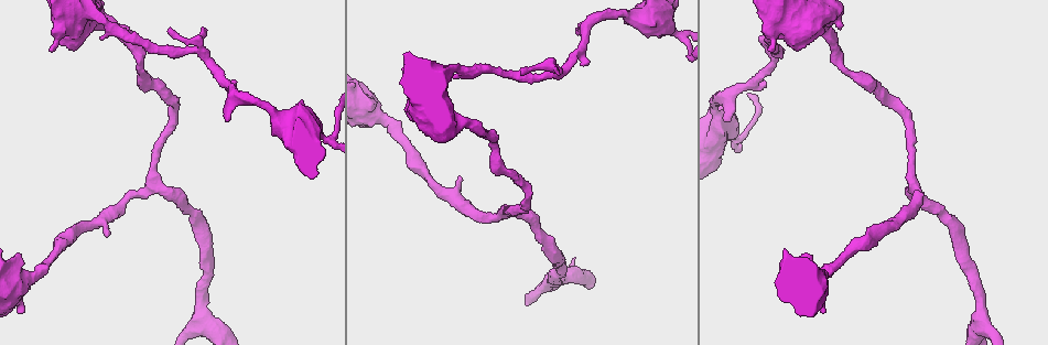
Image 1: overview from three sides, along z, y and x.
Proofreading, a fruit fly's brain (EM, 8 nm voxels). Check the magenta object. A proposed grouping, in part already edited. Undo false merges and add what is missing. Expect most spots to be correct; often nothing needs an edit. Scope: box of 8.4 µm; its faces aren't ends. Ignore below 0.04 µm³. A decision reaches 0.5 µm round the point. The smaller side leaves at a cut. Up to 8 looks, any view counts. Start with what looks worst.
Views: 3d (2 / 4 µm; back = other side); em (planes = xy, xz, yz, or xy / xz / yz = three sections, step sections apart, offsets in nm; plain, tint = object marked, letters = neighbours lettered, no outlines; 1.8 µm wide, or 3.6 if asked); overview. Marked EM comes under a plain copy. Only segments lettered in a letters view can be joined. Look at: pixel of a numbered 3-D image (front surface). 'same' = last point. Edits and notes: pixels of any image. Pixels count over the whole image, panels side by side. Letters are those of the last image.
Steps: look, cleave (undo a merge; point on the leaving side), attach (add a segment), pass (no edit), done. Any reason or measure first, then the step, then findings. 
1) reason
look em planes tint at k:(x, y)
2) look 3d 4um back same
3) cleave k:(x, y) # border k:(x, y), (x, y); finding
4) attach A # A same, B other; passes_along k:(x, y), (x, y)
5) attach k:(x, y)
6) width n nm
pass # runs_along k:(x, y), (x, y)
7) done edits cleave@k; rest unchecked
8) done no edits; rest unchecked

free end
look 3d 4um at 1:(48, 50)

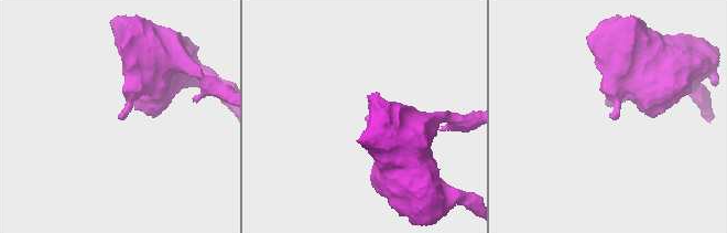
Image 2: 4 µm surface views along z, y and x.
shape alone is not enough
look em planes tint at 2:(119, 118)

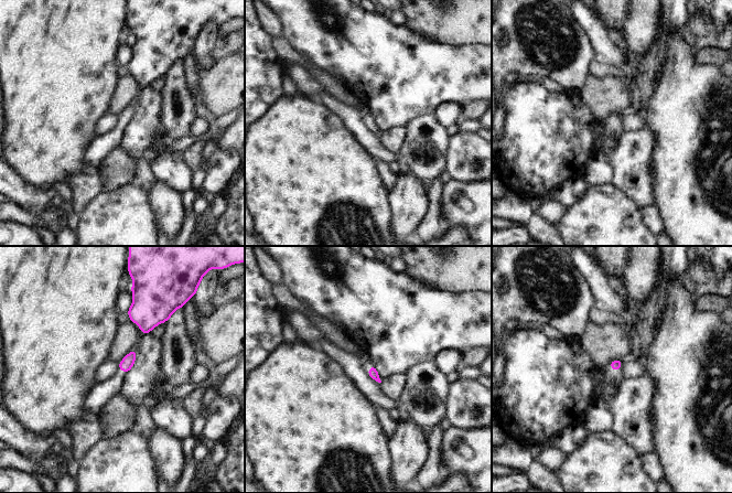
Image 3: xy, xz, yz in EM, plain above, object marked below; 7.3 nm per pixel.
look em planes letters same

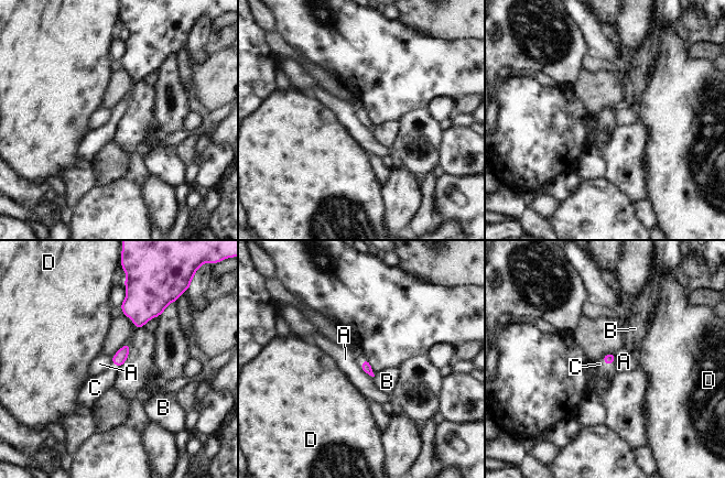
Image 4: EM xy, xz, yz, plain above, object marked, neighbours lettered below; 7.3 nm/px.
longest_contact A 120 nm
attach C # A other, B other, C same, D other; passes_along 4:(608, 359), (607, 364), (607, 372); it goes on there

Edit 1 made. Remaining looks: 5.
free end
look em 3.6um planes letters at 1:(725, 121)

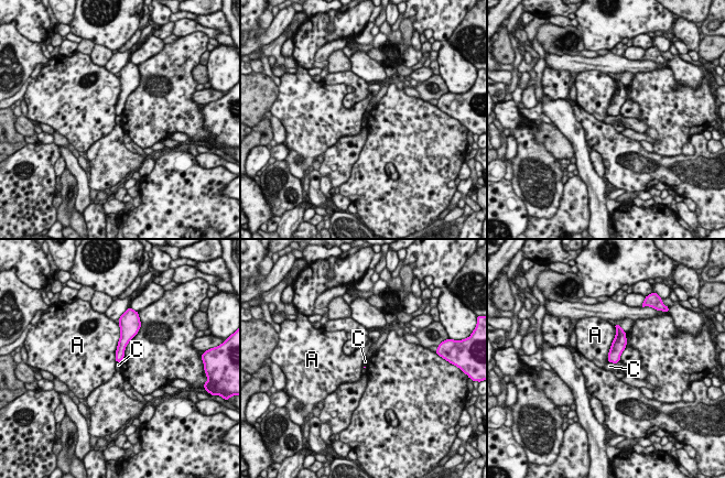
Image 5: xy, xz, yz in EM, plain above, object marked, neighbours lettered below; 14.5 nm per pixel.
pass # A other, C other; border 5:(608, 361), (615, 364); no lettered segment goes on from it

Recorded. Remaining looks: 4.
branch stops here
look em planes letters at 1:(203, 29)

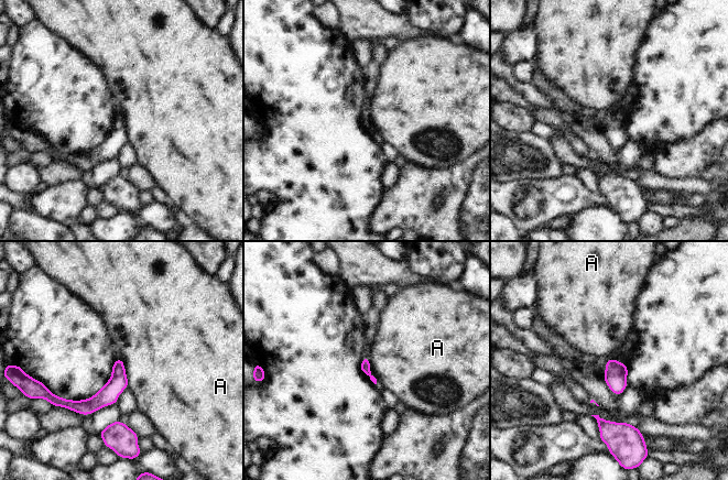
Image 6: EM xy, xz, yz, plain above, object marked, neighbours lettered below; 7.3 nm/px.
pass # A other; border 6:(121, 358), (128, 386); no lettered segment goes on from it

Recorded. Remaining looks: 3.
done edits attach@4; rest unchecked

